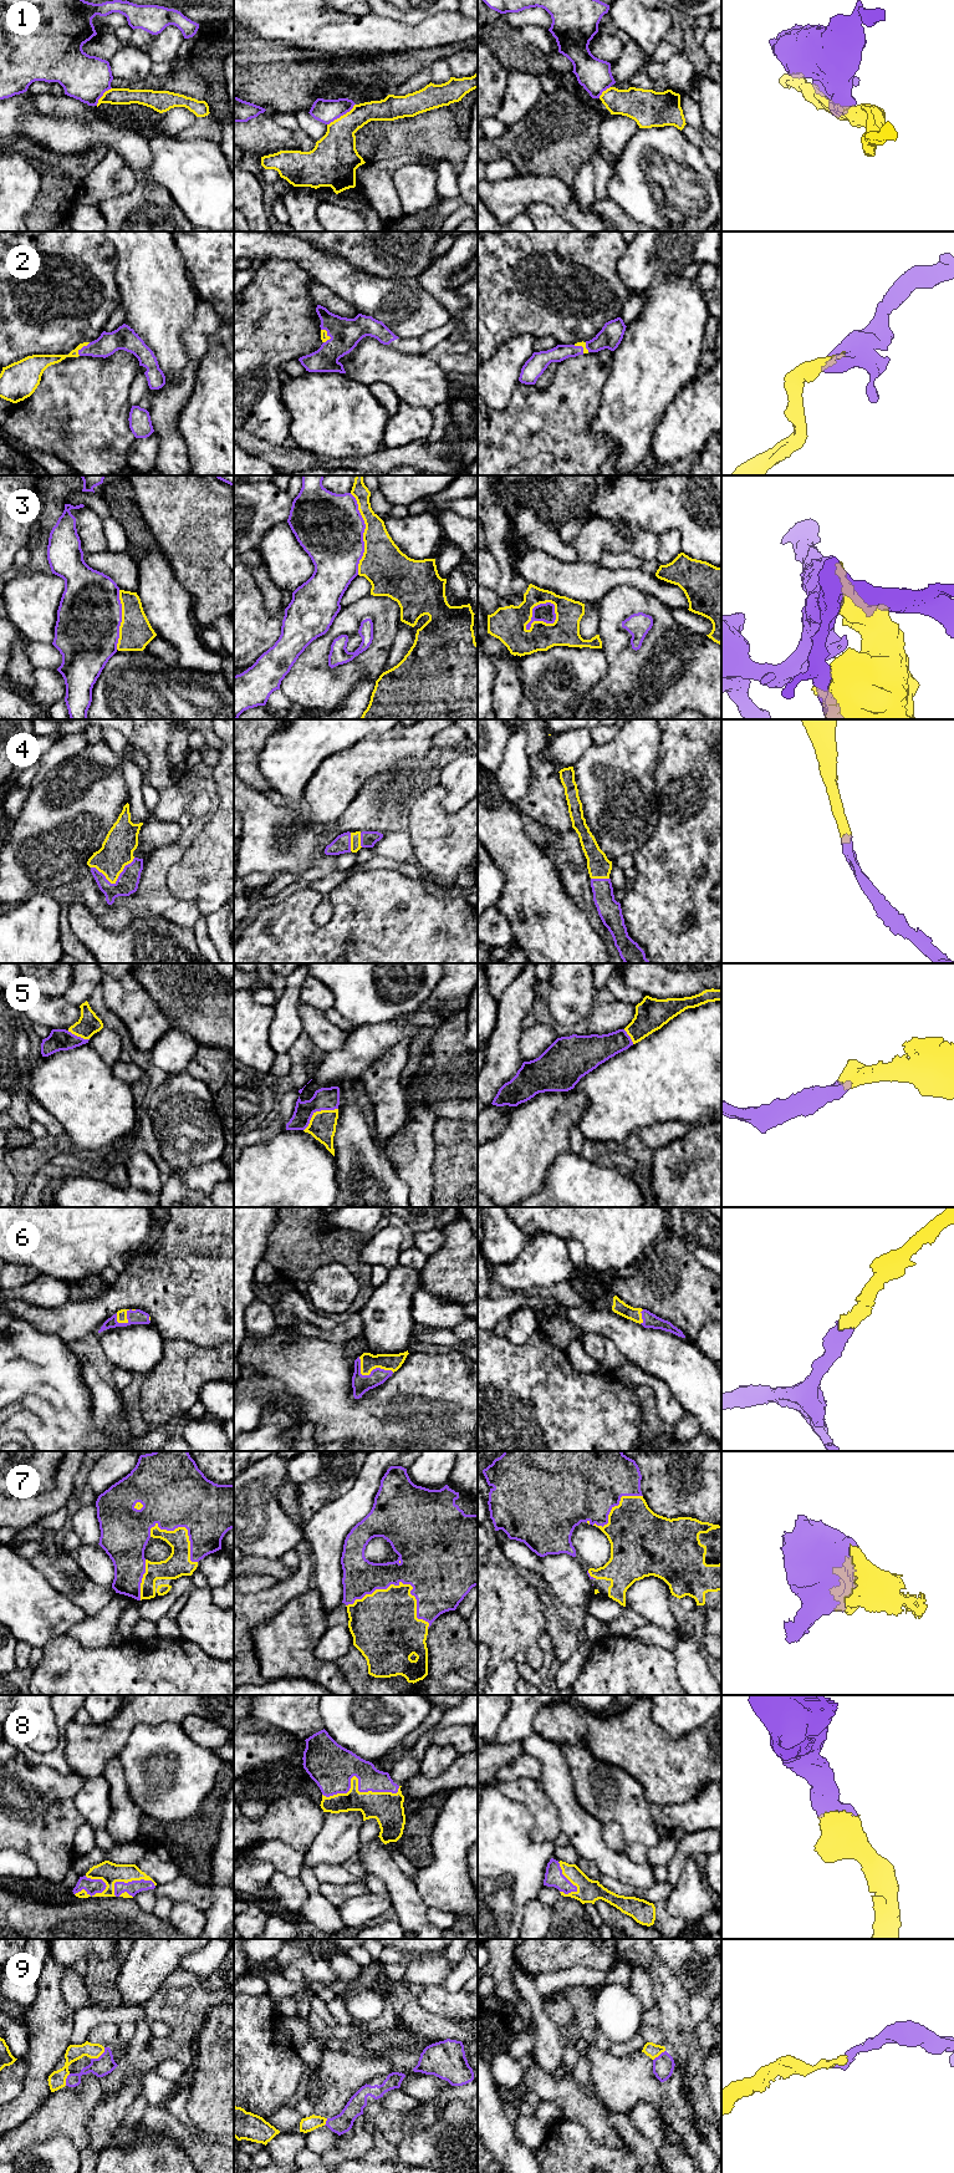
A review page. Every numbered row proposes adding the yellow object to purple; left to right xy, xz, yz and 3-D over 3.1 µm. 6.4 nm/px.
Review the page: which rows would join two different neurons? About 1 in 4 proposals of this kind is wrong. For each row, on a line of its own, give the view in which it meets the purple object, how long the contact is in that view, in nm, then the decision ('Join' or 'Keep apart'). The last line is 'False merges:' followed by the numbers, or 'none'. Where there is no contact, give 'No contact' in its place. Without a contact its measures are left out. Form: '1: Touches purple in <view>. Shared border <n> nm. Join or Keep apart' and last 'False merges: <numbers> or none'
1: Touches purple in xz. Shared border 240 nm. Keep apart
2: Touches purple in xy. Shared border 120 nm. Join
3: Touches purple in yz. Shared border 260 nm. Keep apart
4: Touches purple in xy. Shared border 300 nm. Join
5: Touches purple in xz. Shared border 260 nm. Join
6: Touches purple in xz. Shared border 260 nm. Join
7: Touches purple in xz. Shared border 550 nm. Join
8: Touches purple in xz. Shared border 500 nm. Join
9: Touches purple in xy. Shared border 120 nm. Join
False merges: 1, 3

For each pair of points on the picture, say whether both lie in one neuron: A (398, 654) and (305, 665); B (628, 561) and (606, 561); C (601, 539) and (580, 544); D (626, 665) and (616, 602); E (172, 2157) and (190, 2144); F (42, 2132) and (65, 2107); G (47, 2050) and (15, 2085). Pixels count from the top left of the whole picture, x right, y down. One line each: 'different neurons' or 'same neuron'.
A: different neurons
B: same neuron
C: same neuron
D: same neuron
E: different neurons
F: same neuron
G: different neurons

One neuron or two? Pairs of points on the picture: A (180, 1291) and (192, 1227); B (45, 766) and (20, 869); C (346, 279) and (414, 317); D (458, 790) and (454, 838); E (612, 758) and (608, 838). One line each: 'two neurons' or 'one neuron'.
A: one neuron
B: two neurons
C: one neuron
D: two neurons
E: one neuron

